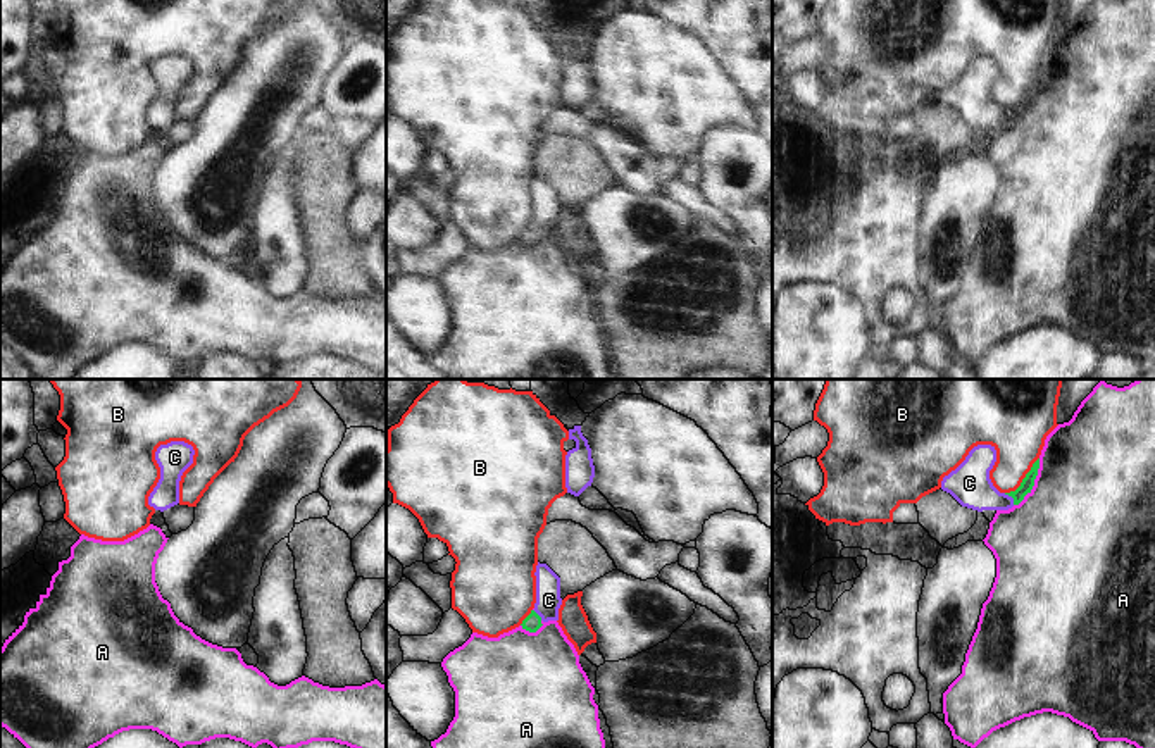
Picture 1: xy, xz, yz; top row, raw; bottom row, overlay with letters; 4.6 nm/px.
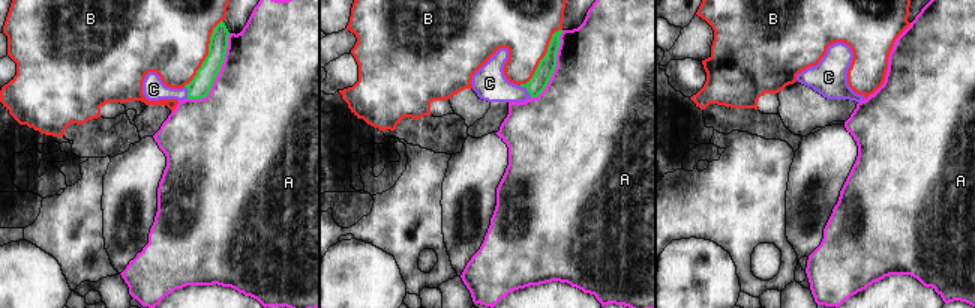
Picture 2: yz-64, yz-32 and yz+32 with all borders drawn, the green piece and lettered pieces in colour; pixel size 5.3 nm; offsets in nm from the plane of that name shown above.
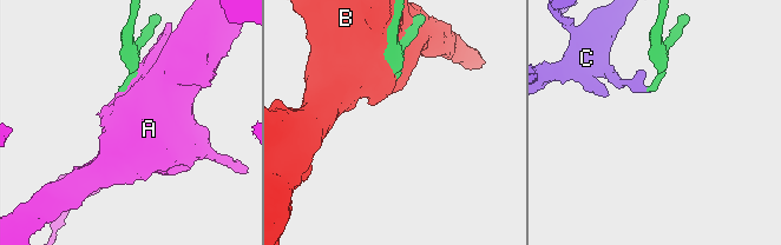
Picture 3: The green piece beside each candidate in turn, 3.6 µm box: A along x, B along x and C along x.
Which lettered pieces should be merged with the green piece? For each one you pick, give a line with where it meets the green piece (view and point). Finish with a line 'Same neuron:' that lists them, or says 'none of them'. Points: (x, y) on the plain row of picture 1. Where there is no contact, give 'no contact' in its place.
C: meets green in yz at (1011, 109)
Same neuron: C

